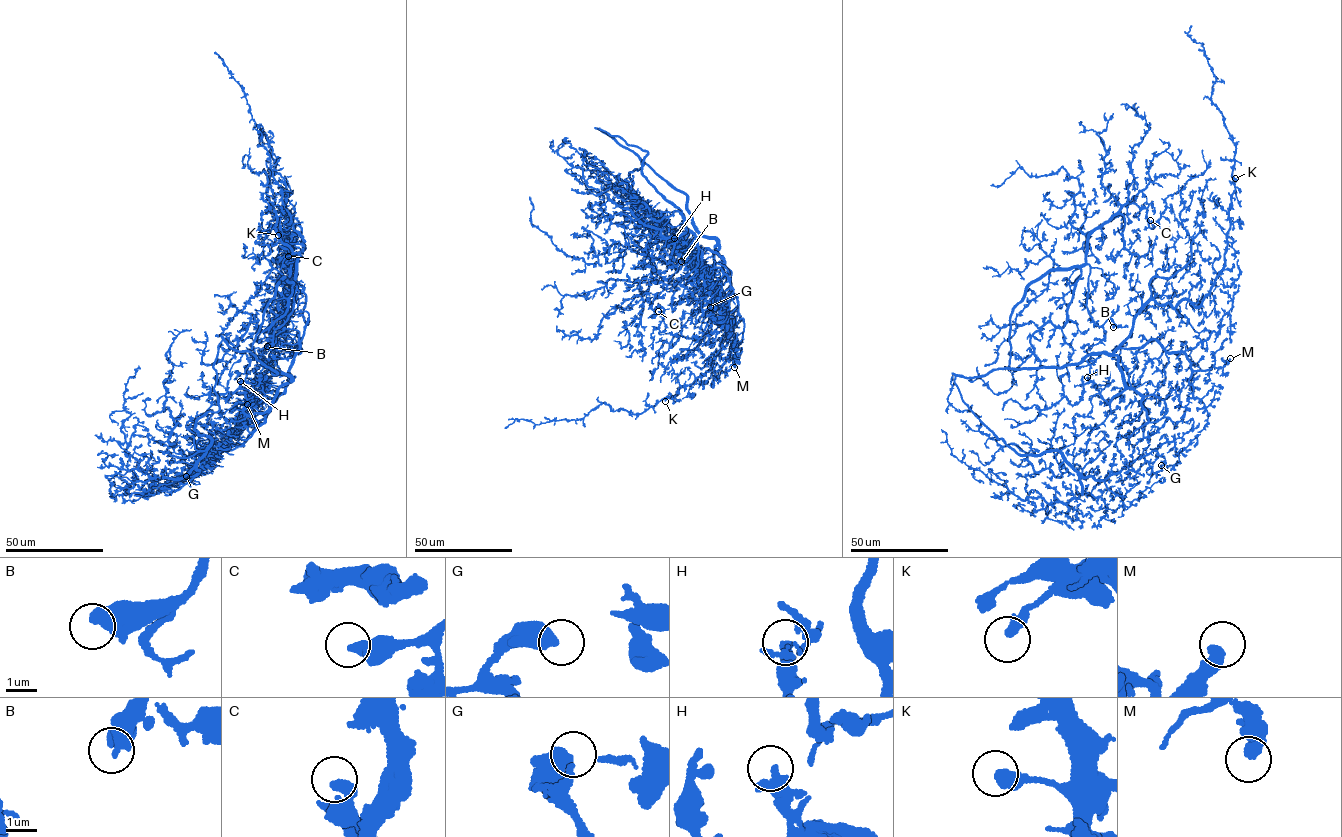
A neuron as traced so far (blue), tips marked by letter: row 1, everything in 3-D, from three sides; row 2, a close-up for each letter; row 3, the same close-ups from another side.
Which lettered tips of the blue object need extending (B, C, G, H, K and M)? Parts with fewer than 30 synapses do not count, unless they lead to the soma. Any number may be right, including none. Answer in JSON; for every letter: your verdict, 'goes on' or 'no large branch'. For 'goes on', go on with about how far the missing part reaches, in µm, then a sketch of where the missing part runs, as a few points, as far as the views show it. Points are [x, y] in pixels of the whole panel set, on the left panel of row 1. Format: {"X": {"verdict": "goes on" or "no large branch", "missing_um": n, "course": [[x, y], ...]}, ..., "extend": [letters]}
{"B": {"verdict": "no large branch"}, "C": {"verdict": "no large branch"}, "G": {"verdict": "no large branch"}, "H": {"verdict": "no large branch"}, "K": {"verdict": "no large branch"}, "M": {"verdict": "no large branch"}, "extend": []}

